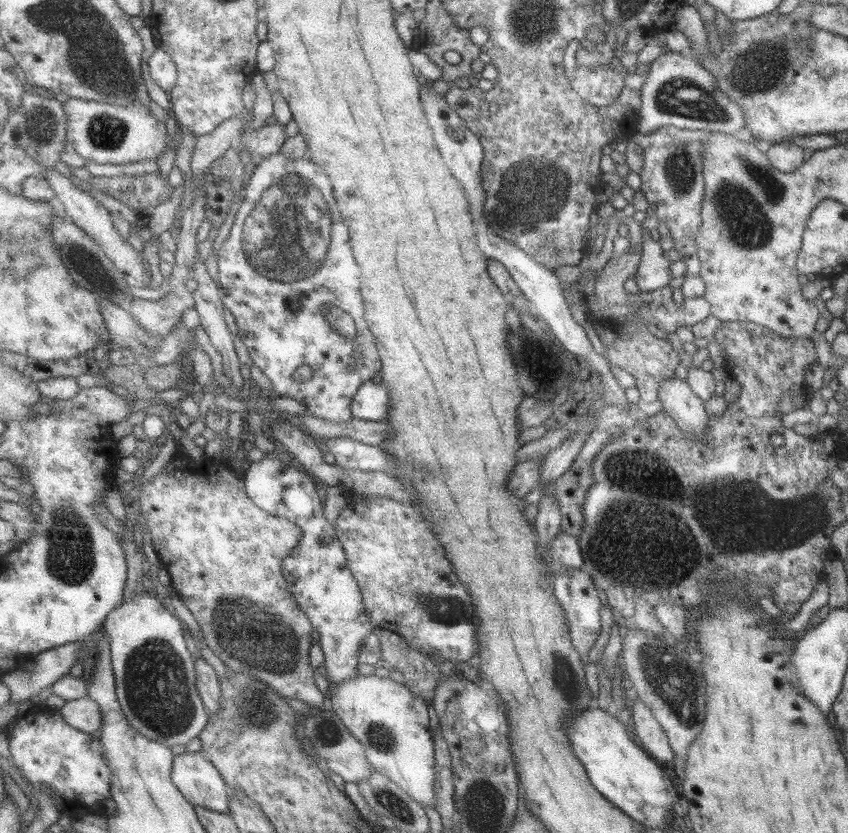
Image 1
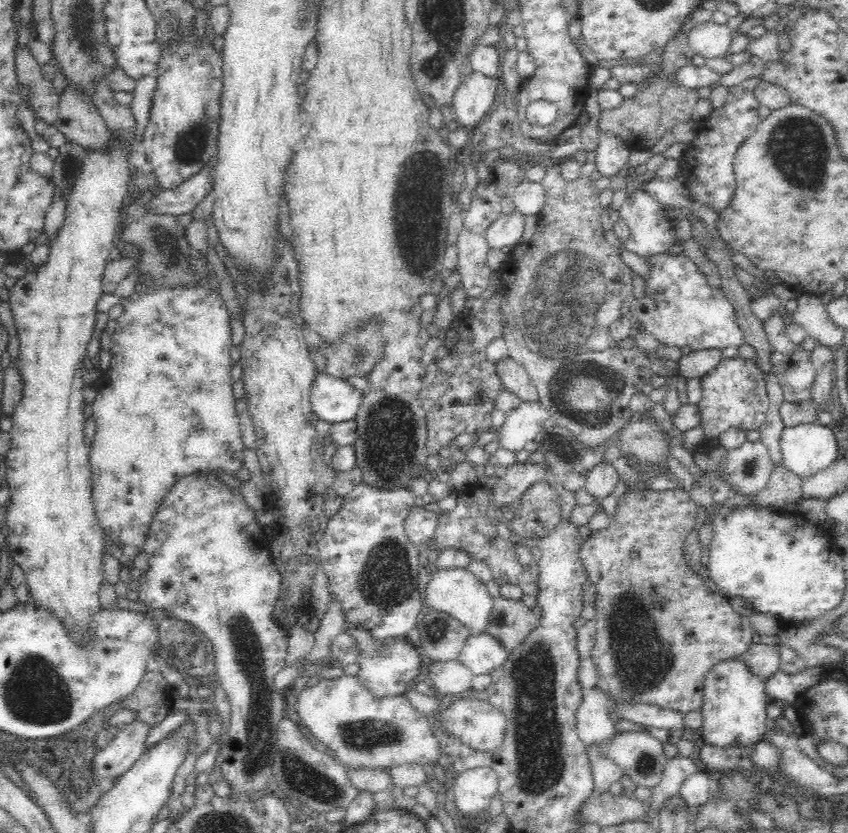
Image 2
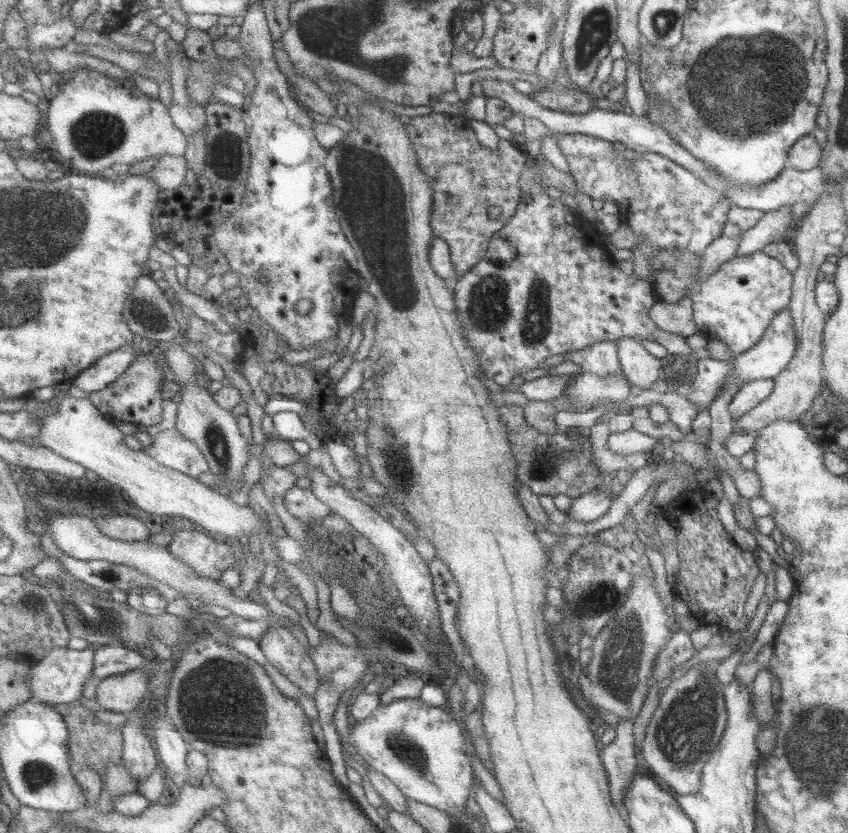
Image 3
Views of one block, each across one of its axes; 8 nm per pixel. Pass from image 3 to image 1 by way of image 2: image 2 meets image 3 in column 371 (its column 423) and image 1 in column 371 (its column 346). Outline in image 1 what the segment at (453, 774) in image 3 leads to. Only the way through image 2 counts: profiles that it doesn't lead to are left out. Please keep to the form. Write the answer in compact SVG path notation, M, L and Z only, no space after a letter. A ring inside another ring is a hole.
M362 673L357 678L331 687L328 698L329 706L343 719L351 734L354 734L366 746L366 755L372 769L393 780L423 807L435 807L437 804L437 792L435 792L437 758L435 758L435 742L433 742L427 701L413 694L413 691L403 683L395 682L389 677L363 675Z

